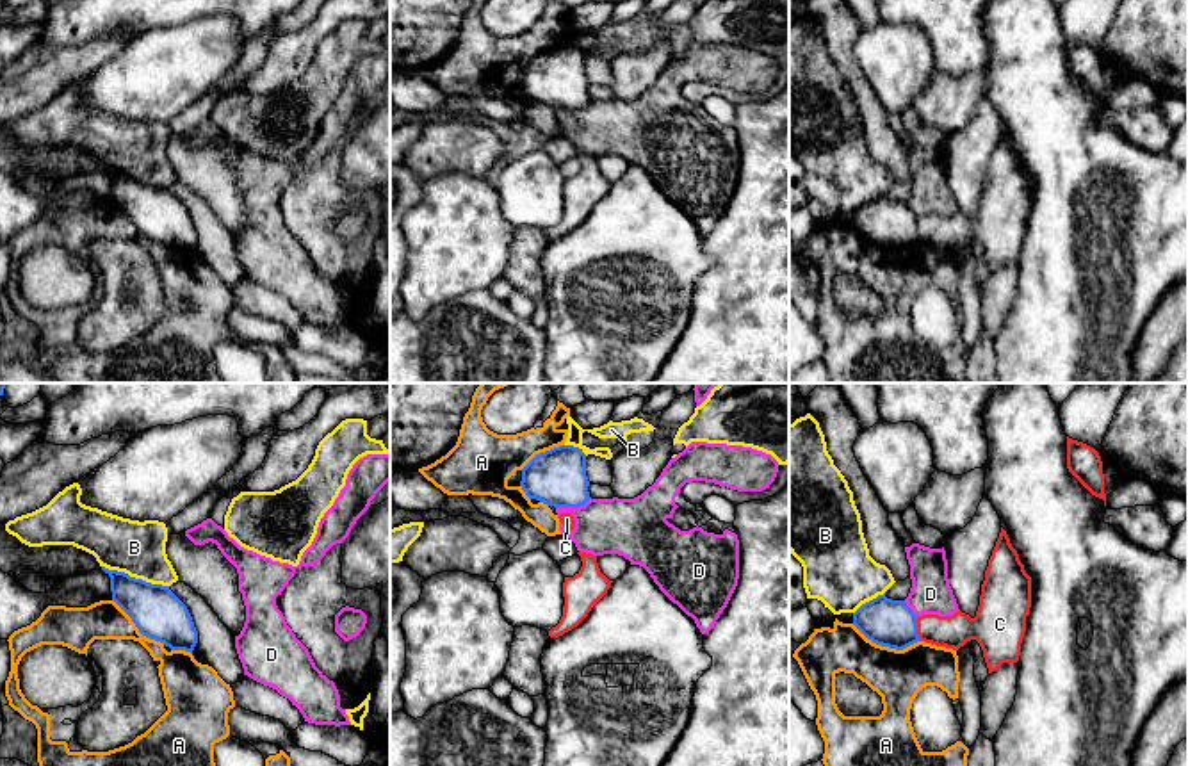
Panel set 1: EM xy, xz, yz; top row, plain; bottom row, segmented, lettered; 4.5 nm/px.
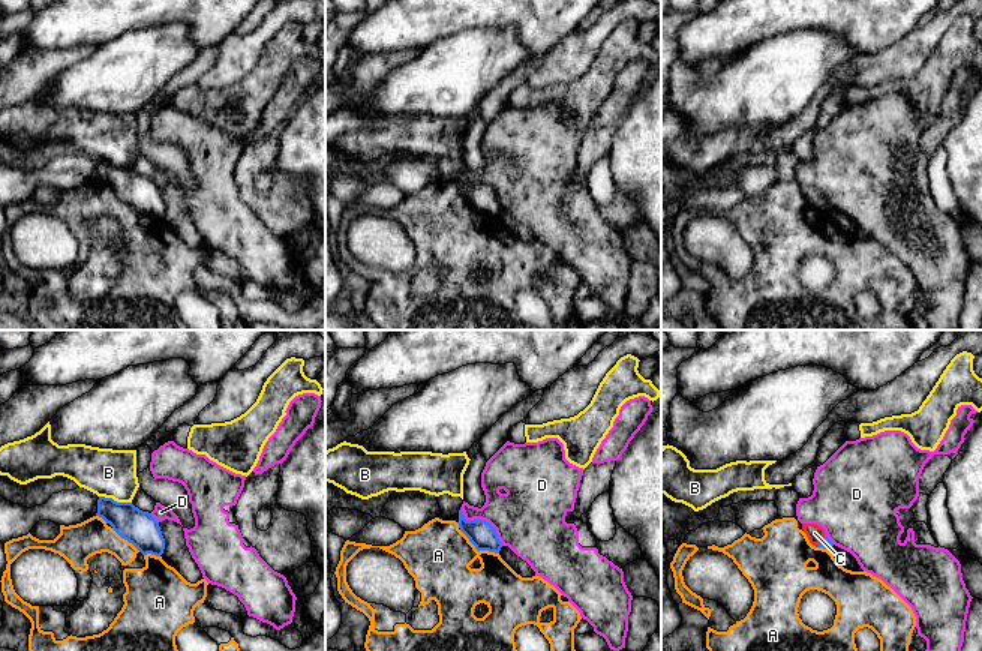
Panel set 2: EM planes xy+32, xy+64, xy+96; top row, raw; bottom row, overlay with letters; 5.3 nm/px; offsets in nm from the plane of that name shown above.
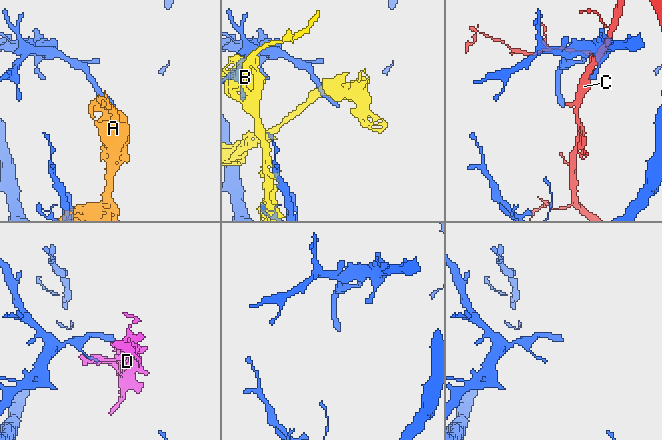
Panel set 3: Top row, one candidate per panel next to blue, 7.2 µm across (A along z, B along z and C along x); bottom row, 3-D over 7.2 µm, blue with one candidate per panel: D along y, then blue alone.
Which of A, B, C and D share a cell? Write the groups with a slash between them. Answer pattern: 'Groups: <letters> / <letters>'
Groups: A / B / C / D

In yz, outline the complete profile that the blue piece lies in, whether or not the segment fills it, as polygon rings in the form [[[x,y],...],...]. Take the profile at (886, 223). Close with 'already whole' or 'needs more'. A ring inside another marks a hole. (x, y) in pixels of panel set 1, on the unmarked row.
[[[885,194],[862,205],[853,214],[853,226],[873,244],[896,251],[919,242],[917,217],[905,201],[887,200]]] | already whole

